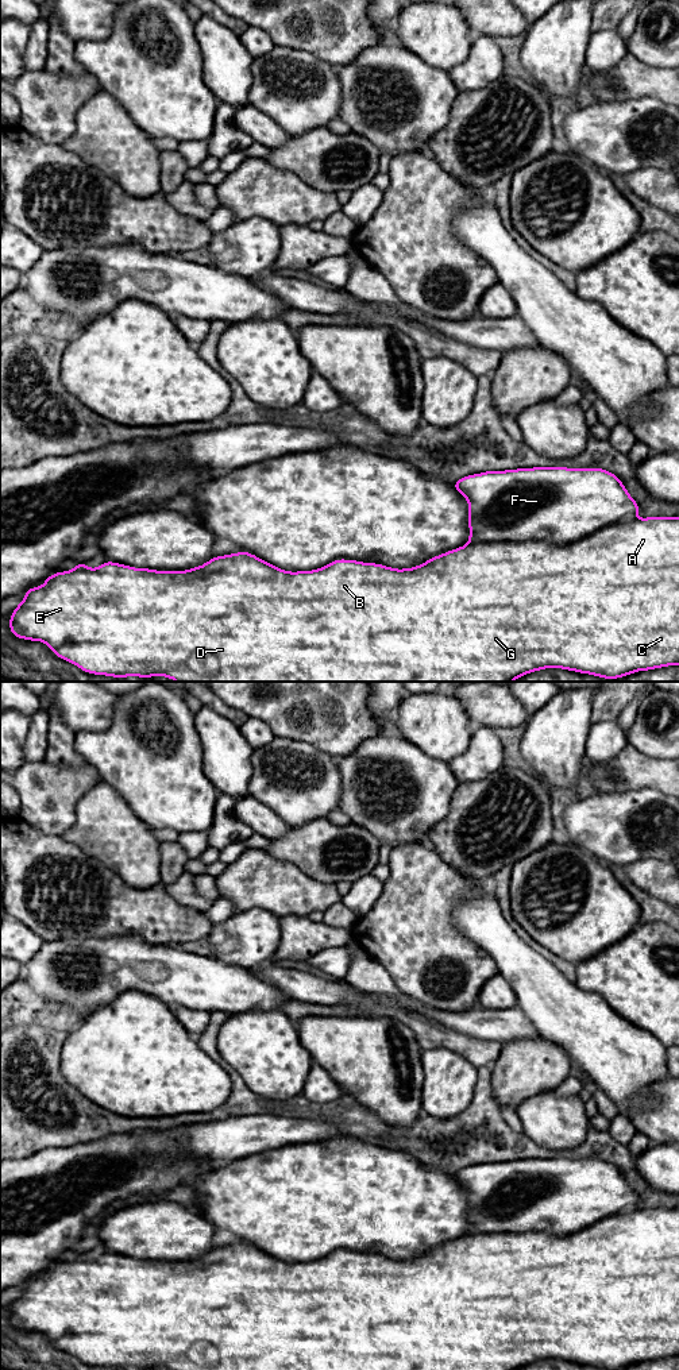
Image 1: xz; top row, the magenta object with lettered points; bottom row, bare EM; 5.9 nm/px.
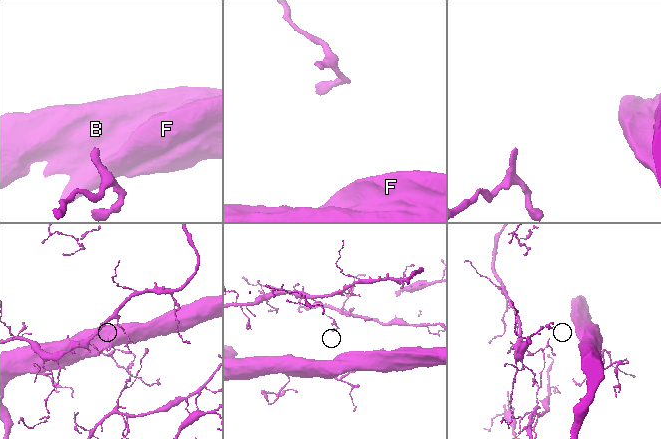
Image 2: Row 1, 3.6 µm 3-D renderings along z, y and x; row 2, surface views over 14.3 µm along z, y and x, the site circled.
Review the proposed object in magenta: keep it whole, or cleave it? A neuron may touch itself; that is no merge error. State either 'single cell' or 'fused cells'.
single cell

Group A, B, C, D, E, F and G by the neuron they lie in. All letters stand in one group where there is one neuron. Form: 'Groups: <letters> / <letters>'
Groups: A B C D E F G

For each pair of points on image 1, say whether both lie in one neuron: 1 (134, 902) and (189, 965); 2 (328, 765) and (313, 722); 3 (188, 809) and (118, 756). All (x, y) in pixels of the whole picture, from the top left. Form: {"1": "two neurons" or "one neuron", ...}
{"1": "two neurons", "2": "two neurons", "3": "one neuron"}

